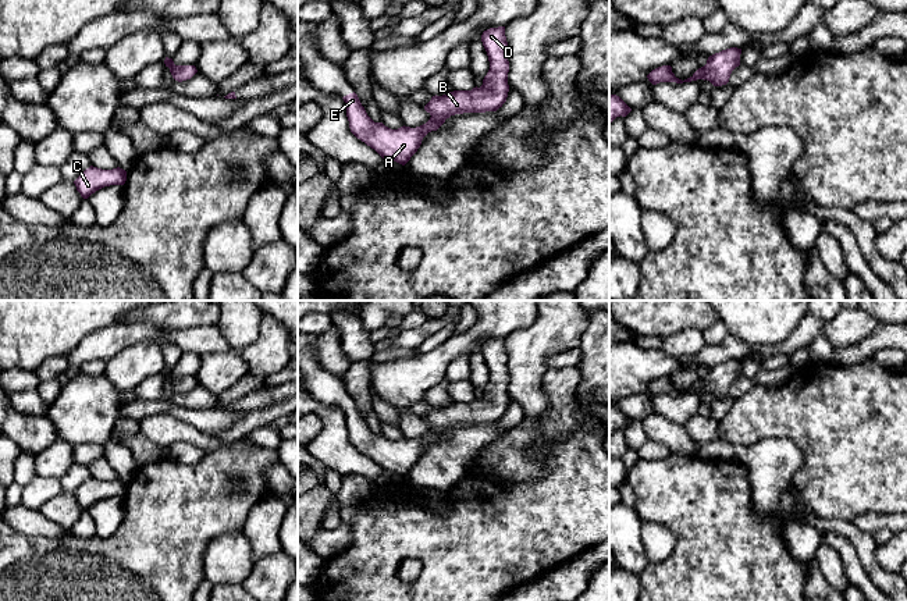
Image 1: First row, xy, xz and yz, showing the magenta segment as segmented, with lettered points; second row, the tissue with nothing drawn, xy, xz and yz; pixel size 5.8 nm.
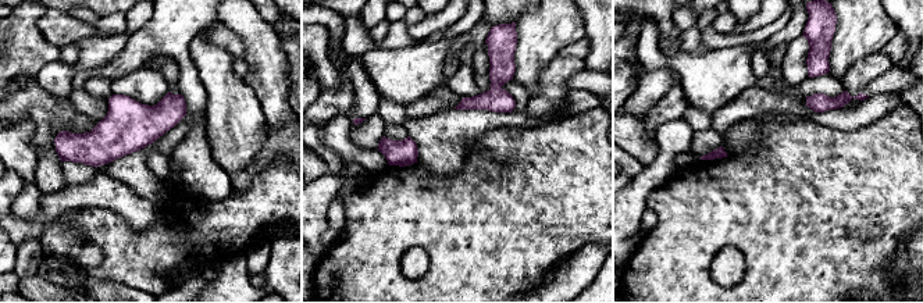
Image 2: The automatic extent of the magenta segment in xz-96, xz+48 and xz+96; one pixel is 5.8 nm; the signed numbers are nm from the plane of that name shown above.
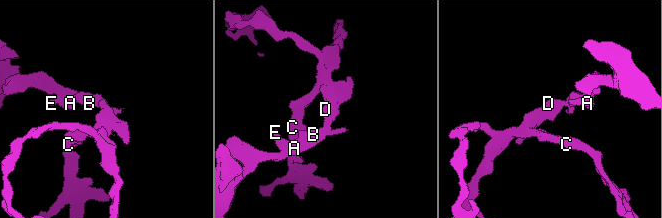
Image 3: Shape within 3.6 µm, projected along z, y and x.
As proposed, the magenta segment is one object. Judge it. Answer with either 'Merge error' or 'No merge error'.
No merge error

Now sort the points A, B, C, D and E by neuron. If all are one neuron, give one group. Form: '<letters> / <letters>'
A B C D E

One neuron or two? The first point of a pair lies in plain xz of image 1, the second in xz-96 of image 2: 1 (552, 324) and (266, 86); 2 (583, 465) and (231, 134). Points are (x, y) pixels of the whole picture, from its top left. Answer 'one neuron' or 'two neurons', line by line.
1: two neurons
2: two neurons

